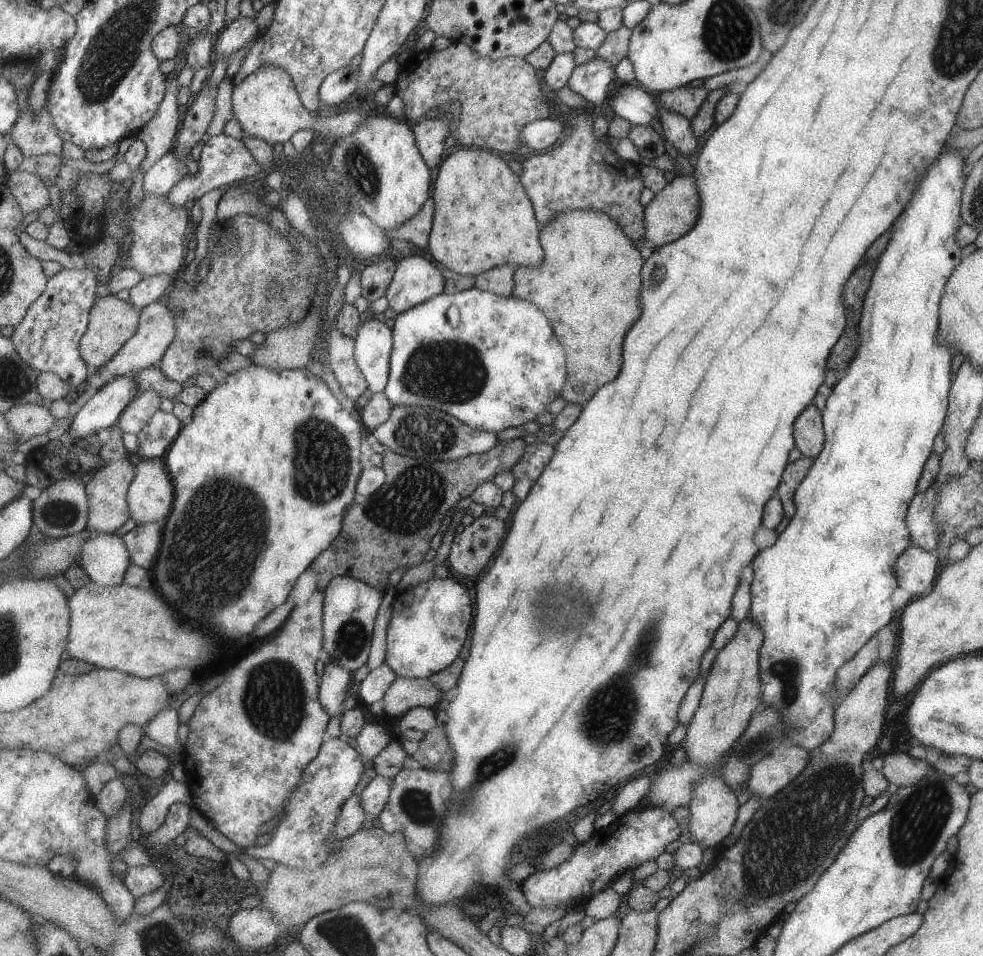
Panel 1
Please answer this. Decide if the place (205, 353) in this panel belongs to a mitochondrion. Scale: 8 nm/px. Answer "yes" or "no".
yes

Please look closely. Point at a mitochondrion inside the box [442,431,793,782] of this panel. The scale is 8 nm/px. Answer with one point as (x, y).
(606, 720)

